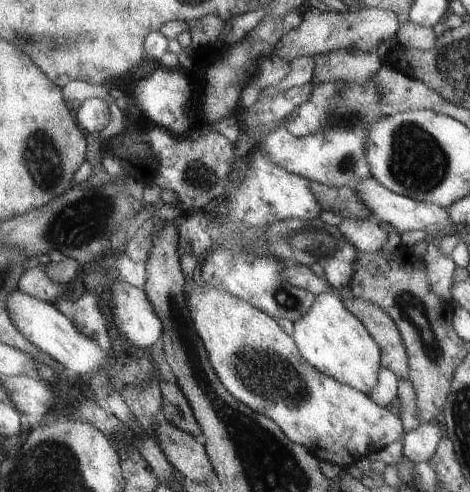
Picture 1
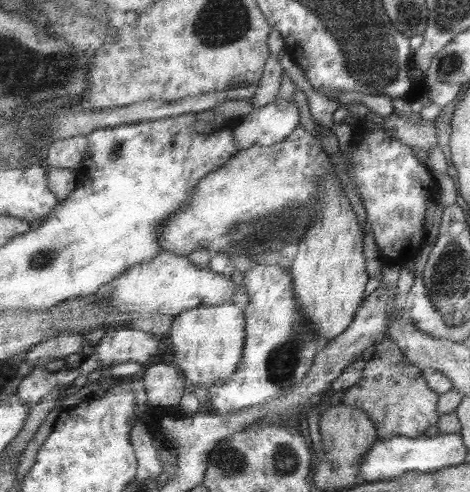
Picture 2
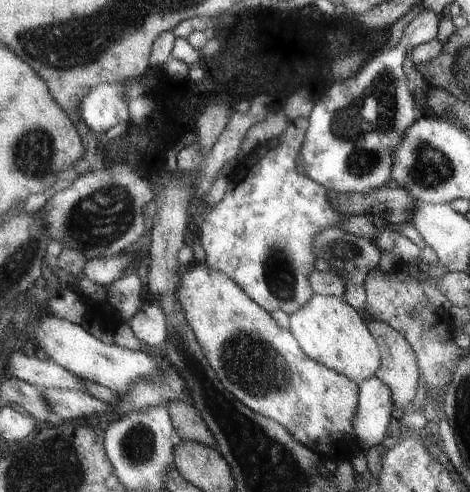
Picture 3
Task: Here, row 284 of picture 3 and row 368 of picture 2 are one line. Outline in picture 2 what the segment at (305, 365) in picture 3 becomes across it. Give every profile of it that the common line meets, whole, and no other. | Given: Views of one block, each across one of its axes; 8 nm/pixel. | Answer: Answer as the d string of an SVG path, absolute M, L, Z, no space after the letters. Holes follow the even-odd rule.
M233 300L223 302L219 306L203 306L197 310L189 310L175 316L173 332L169 334L169 338L175 350L175 366L181 368L185 376L187 392L193 392L195 388L207 390L217 382L233 378L241 368L247 342L247 314Z

